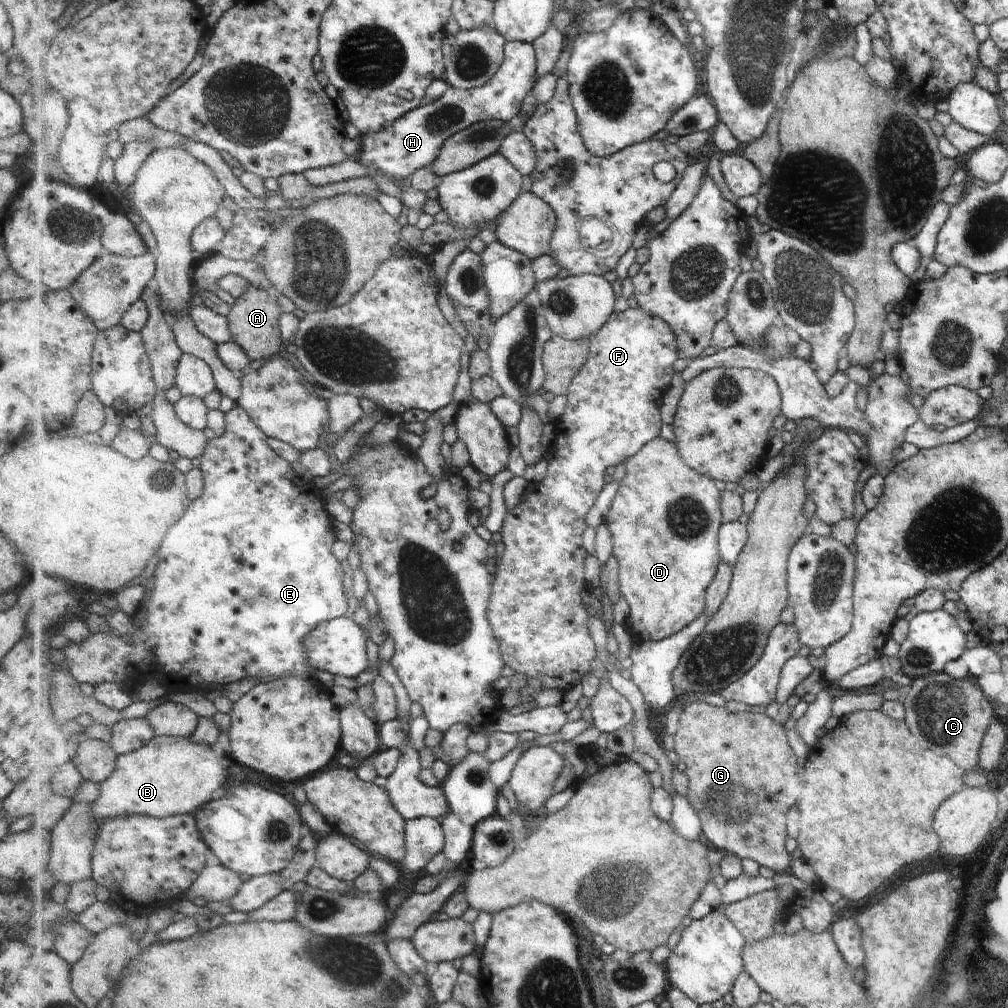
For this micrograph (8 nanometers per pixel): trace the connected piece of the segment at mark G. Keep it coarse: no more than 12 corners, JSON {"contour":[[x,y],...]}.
{"contour":[[691,703],[675,752],[703,840],[790,873],[801,792],[764,713]]}

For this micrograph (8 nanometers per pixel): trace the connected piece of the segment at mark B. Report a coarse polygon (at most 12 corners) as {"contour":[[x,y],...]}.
{"contour":[[156,736],[118,755],[109,817],[195,813],[225,791],[210,744]]}

